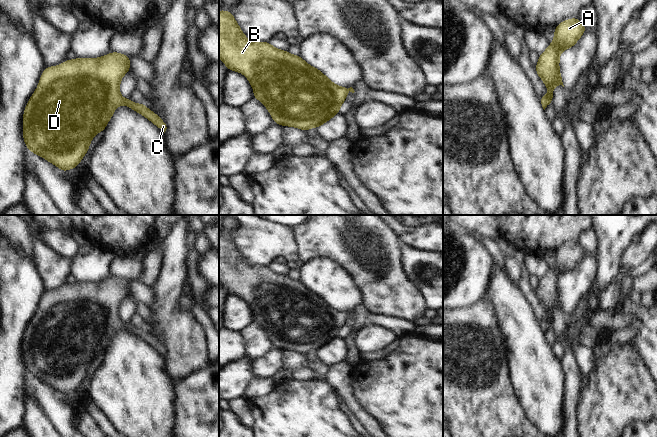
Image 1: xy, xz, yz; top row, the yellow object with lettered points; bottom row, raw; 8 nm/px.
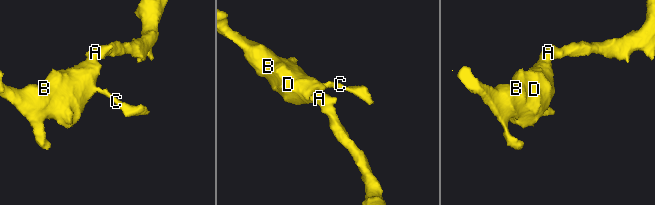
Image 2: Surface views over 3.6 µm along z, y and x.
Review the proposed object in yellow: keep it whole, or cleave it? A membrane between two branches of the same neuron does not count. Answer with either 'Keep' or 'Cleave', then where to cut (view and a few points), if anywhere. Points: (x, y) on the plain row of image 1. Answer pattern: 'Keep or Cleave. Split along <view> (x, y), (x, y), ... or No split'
Keep. No split

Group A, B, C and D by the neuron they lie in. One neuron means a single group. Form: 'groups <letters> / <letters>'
groups A B C D

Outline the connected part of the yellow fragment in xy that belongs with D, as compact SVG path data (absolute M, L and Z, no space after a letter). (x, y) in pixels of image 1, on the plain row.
M112 276L100 282L76 282L66 284L55 291L47 290L40 301L35 317L30 321L24 334L23 362L28 374L55 388L63 396L73 393L87 377L94 359L105 354L116 331L122 328L148 342L165 357L166 348L157 338L150 335L143 327L135 328L129 322L123 323L120 319L120 305L125 297L129 297L130 283L124 278Z

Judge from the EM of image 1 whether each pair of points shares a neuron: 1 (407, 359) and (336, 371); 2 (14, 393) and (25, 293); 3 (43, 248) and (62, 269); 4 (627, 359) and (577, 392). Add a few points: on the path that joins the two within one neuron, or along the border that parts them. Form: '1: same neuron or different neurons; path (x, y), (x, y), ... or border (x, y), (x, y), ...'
1: different neurons; border (351, 368), (351, 387), (354, 391)
2: same neuron; path (12, 368), (12, 330), (16, 318)
3: same neuron; path (46, 253), (57, 264)
4: different neurons; border (583, 388), (578, 412)

